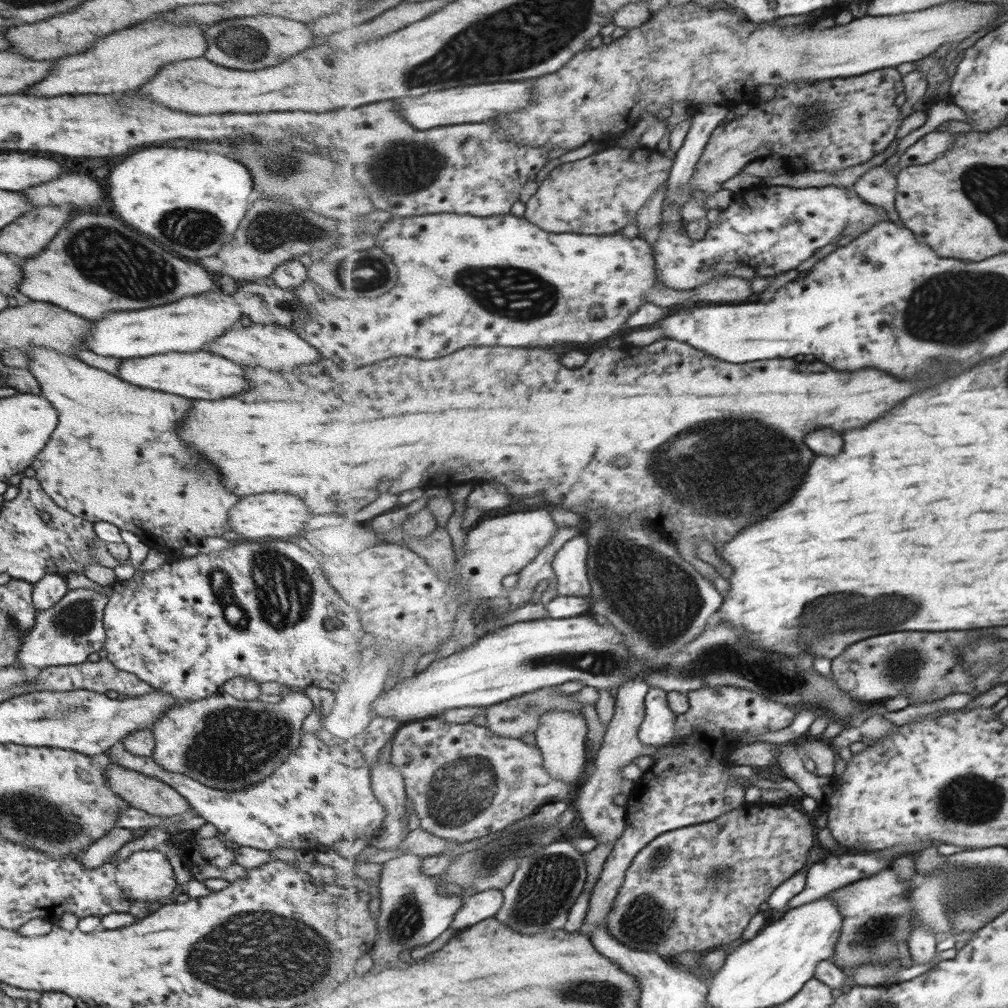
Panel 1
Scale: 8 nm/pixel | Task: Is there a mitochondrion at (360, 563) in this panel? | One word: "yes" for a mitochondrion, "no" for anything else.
no

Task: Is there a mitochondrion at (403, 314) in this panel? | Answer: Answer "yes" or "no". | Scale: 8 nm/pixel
no

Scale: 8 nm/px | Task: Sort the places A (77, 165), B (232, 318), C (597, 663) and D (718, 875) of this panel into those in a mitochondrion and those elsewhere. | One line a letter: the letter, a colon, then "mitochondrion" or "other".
A: other
B: other
C: mitochondrion
D: mitochondrion

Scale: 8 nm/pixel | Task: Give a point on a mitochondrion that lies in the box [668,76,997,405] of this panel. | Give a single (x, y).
(813, 118)

